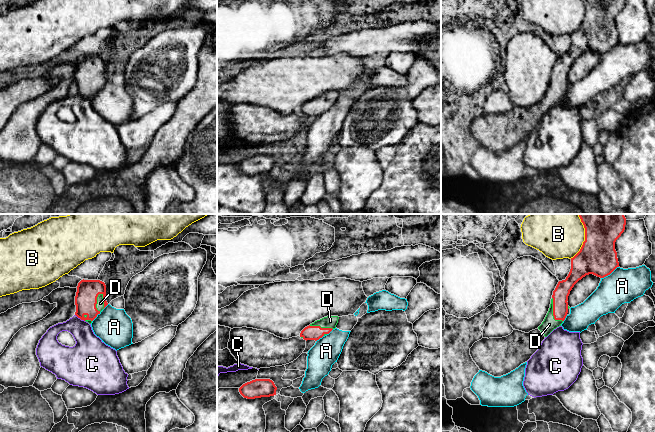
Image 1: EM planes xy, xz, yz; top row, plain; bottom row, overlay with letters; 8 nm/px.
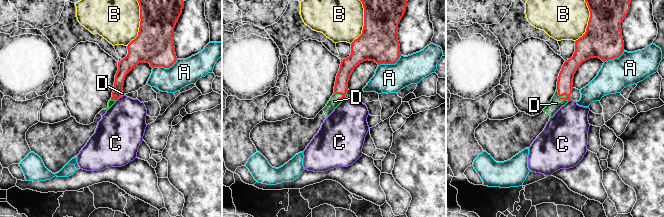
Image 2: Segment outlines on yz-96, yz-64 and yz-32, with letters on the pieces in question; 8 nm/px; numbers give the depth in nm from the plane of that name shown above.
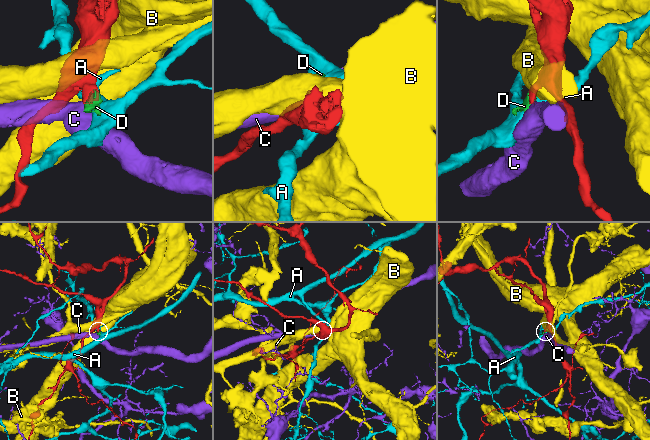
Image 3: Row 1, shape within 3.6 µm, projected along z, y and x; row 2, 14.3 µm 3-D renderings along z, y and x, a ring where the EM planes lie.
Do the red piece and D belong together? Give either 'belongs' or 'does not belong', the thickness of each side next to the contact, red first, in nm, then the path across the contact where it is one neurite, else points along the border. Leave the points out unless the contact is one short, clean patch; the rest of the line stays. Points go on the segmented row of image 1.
belongs; 180 nm thick on the red side, 60 nm on the other; runs through xy (87, 292), (96, 301), (100, 303)

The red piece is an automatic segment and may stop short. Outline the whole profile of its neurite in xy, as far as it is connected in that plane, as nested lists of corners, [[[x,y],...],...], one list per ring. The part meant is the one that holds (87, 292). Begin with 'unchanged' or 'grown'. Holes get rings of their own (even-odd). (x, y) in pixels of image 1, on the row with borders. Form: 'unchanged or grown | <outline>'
grown | [[[81,280],[75,296],[75,315],[89,324],[108,305],[106,285],[100,280]]]

